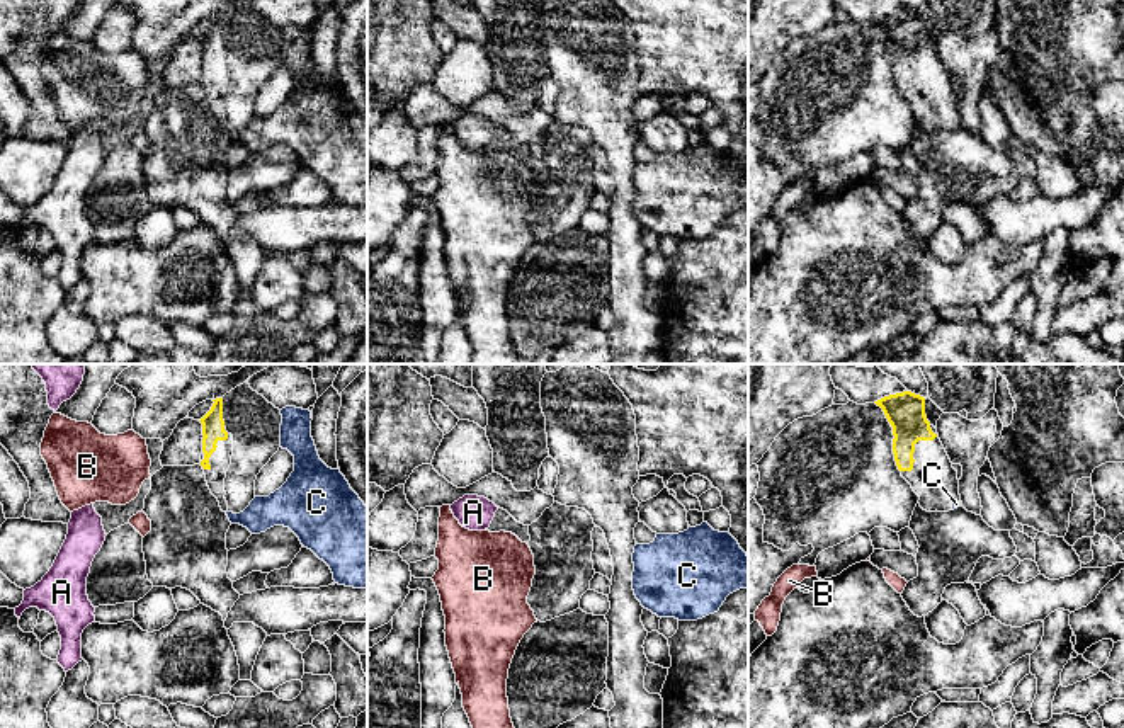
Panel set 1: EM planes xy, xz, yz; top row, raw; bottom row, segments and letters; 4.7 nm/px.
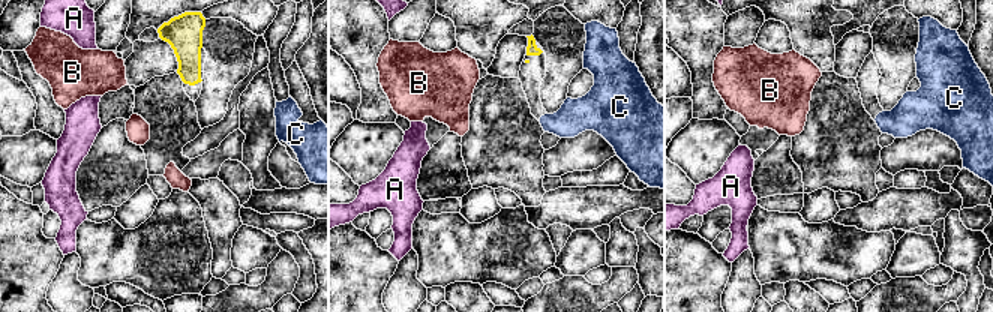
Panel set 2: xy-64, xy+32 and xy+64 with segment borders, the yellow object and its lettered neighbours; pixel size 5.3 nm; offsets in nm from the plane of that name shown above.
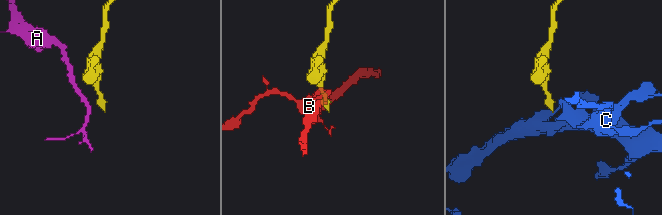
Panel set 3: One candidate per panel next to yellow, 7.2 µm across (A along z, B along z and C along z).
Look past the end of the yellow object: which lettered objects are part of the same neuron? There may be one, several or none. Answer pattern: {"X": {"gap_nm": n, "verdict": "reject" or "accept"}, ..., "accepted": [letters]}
{"A": {"gap_nm": 550, "verdict": "reject"}, "B": {"gap_nm": 240, "verdict": "reject"}, "C": {"gap_nm": 220, "verdict": "accept"}, "accepted": ["C"]}

